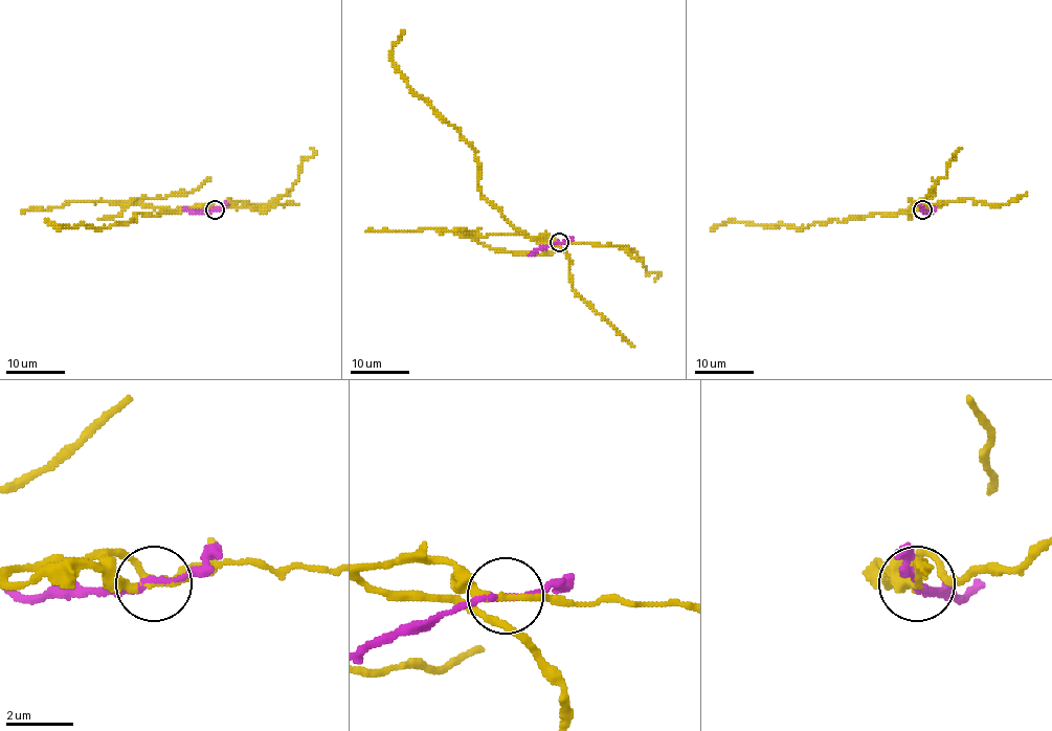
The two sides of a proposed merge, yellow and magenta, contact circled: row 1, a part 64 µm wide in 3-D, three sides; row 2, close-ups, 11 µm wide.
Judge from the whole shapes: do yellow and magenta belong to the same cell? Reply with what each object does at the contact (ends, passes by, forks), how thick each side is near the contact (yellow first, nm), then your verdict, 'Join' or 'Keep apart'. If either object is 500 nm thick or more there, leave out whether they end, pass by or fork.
At the ring yellow passes by. At the ring magenta passes by. Thickness 180 nm (yellow) against 160 nm. Keep apart

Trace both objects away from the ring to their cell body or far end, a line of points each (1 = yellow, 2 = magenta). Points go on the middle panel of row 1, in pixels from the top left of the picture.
1: (560, 242), (547, 237), (524, 237), (482, 195), (475, 151), (409, 87), (392, 60), (392, 47), (403, 31)
2: (560, 242), (529, 253)

